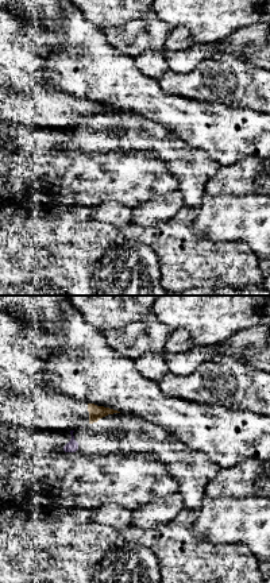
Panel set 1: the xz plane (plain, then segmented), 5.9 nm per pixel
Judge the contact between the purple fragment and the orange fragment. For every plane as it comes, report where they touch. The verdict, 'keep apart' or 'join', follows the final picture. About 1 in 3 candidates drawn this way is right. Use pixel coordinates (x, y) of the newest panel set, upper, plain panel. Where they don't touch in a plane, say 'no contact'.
no contact

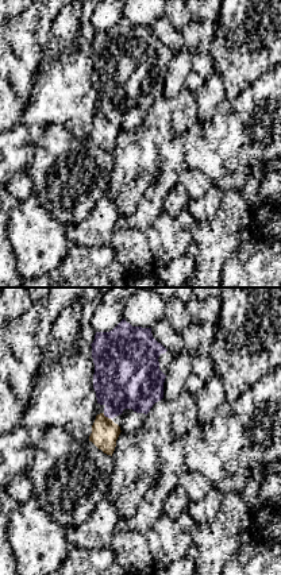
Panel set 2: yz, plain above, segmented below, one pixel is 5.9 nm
(107, 114)

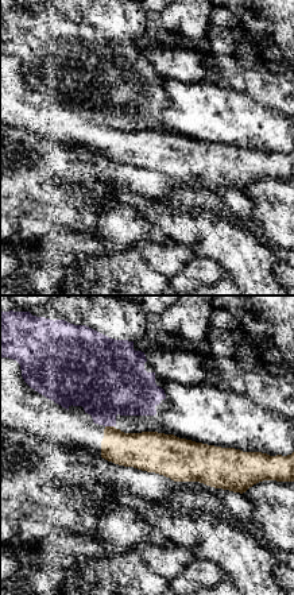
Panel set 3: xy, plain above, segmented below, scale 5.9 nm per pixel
(109, 123)

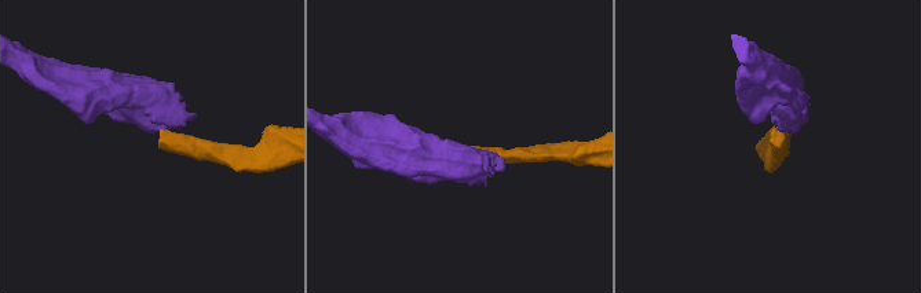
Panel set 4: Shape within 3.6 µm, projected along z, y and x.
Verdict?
keep apart

